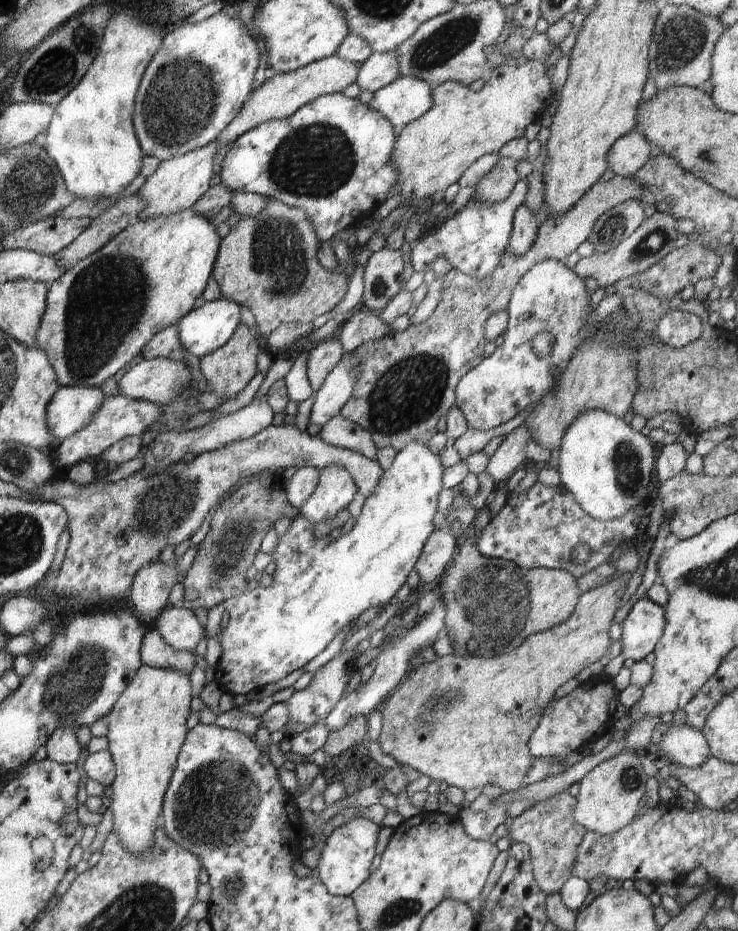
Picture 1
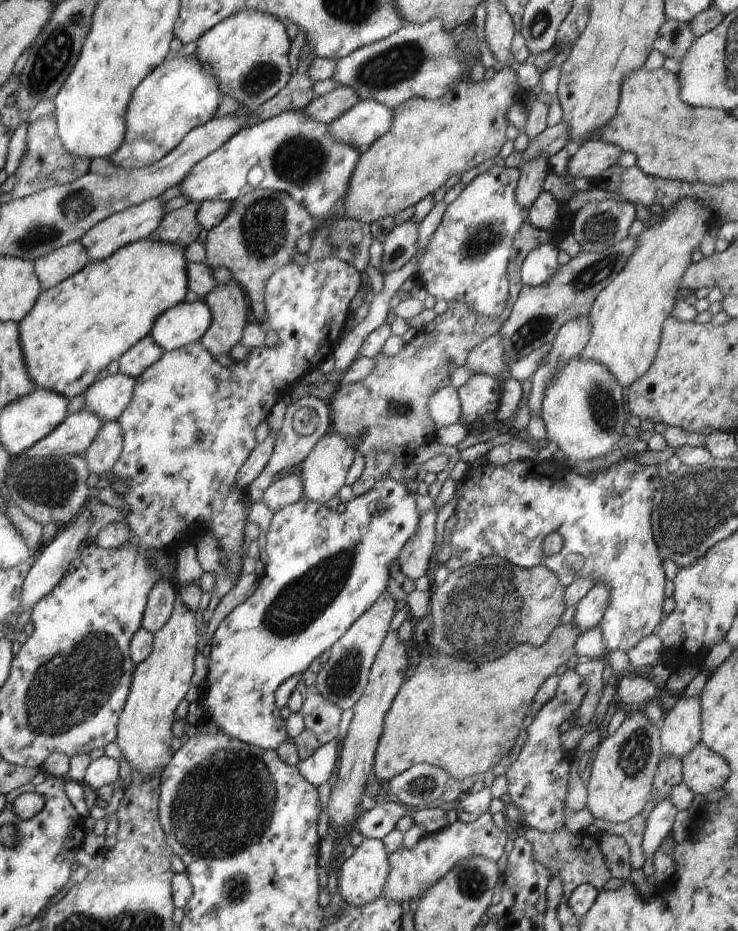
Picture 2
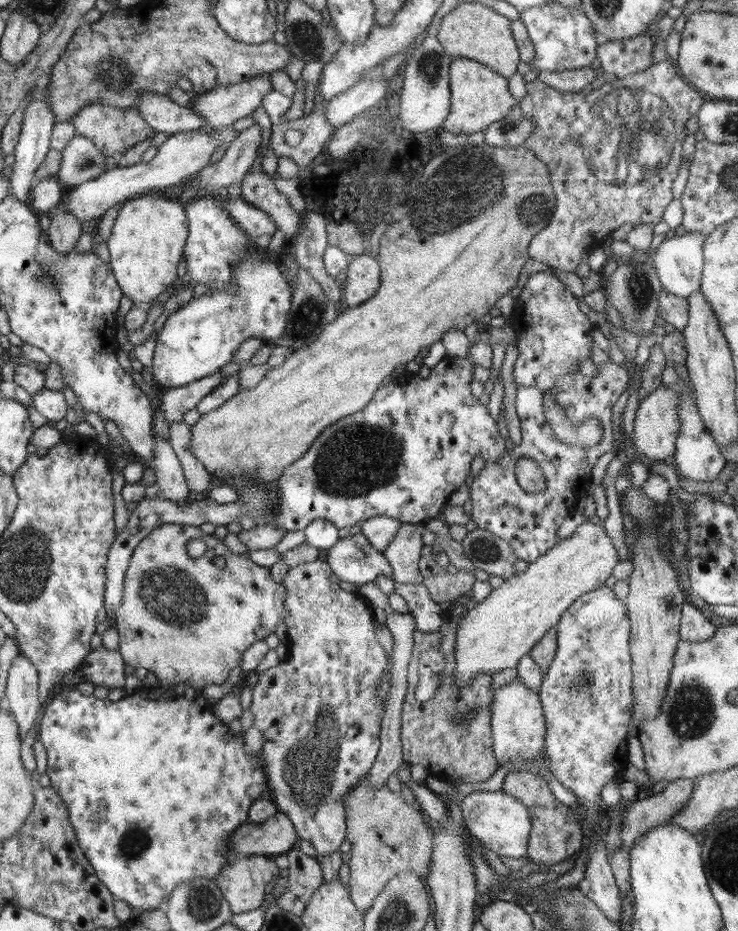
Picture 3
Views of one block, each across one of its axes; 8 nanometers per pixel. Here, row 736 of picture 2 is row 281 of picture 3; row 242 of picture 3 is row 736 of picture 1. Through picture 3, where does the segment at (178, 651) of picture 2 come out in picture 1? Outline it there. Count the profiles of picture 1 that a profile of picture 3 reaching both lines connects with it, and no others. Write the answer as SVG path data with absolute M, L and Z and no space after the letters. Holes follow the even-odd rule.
M142 665L107 714L108 751L115 764L115 779L111 784L113 793L109 806L113 812L113 830L119 836L123 850L126 849L133 855L139 856L147 851L160 831L160 816L167 786L173 776L178 753L189 731L187 720L191 713L190 702L193 697L190 688L190 677L181 670Z

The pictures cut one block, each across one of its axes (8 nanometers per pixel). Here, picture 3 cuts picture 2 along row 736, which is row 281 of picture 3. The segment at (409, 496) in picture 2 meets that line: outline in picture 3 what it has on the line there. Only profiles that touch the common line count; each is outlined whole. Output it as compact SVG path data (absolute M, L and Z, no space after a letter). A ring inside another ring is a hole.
M247 256L235 268L228 289L192 298L164 322L158 333L152 362L157 384L169 389L210 377L232 362L236 350L250 338L276 343L284 335L291 301L290 283L279 263L256 261Z

